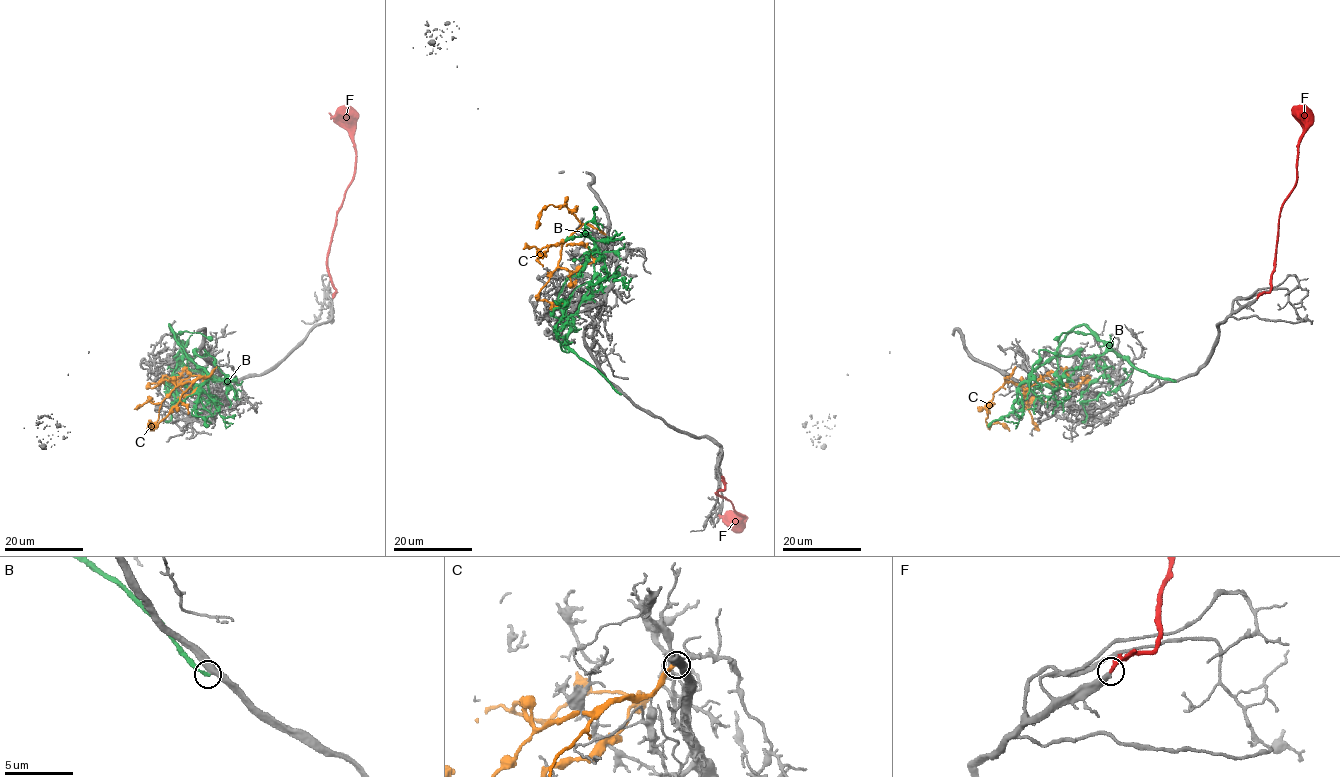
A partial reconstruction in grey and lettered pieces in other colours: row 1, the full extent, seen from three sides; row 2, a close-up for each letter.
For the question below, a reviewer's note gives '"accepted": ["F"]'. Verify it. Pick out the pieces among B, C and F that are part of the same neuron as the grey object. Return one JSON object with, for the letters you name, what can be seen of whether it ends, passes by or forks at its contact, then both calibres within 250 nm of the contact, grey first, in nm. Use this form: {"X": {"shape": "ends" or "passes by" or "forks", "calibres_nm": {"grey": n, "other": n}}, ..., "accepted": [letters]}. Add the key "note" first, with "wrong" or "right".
{"note": "right", "F": {"shape": "ends", "calibres_nm": {"grey": 400, "other": 340}}, "accepted": ["F"]}

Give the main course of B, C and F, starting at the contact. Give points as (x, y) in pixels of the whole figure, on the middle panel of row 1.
B: (621, 394), (568, 346), (570, 323), (558, 303), (564, 283), (595, 250), (584, 232), (596, 207)
C: (605, 234), (583, 223), (563, 244), (559, 266), (576, 271), (590, 264), (591, 252), (581, 244), (566, 246)
F: (722, 476), (724, 489), (716, 494), (745, 517), (743, 523), (733, 519)

